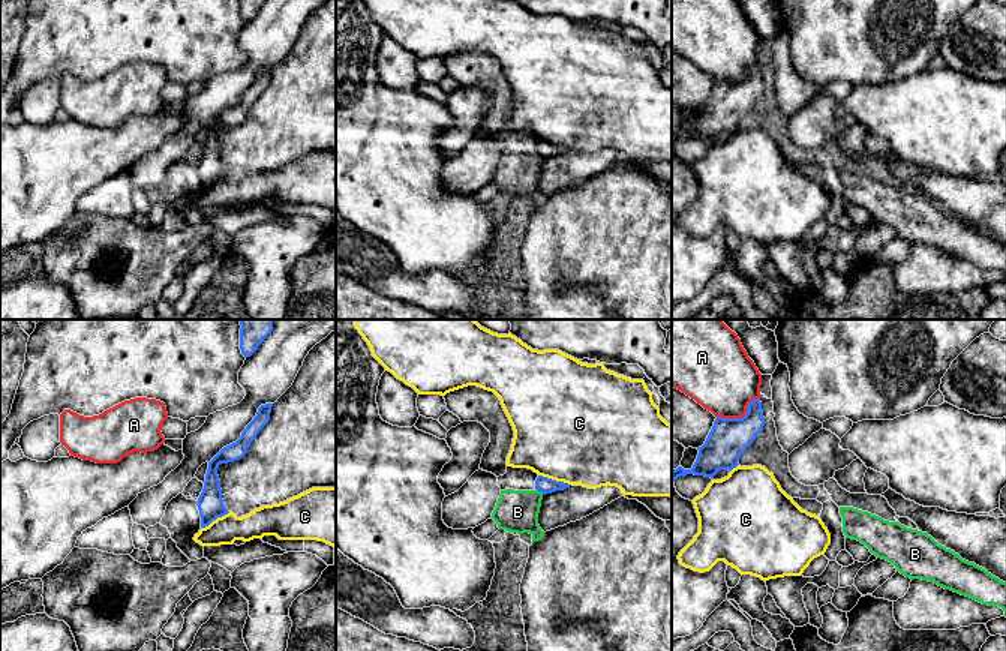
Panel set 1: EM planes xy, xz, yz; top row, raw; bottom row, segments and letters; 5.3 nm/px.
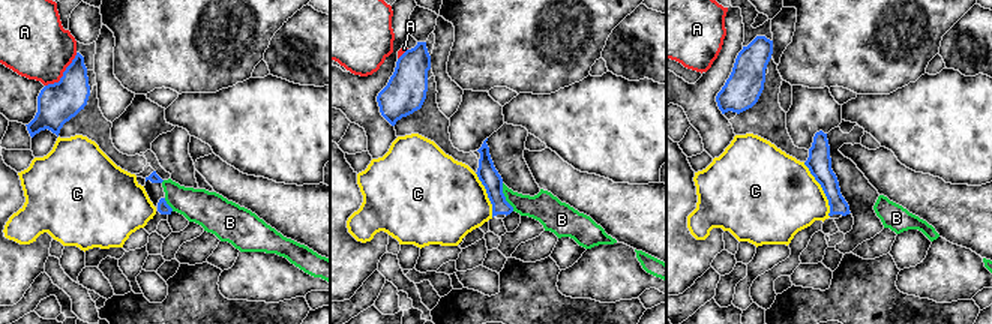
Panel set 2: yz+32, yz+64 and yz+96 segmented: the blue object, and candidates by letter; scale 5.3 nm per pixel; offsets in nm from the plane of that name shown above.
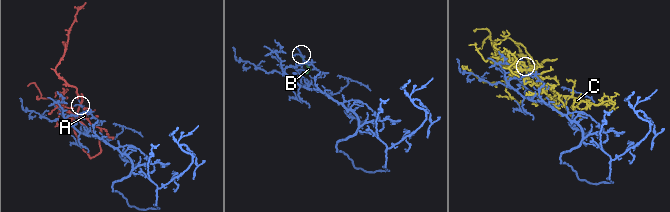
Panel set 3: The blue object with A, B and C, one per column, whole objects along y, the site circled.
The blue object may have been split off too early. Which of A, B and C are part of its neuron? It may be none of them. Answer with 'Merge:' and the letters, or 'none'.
Merge: none

